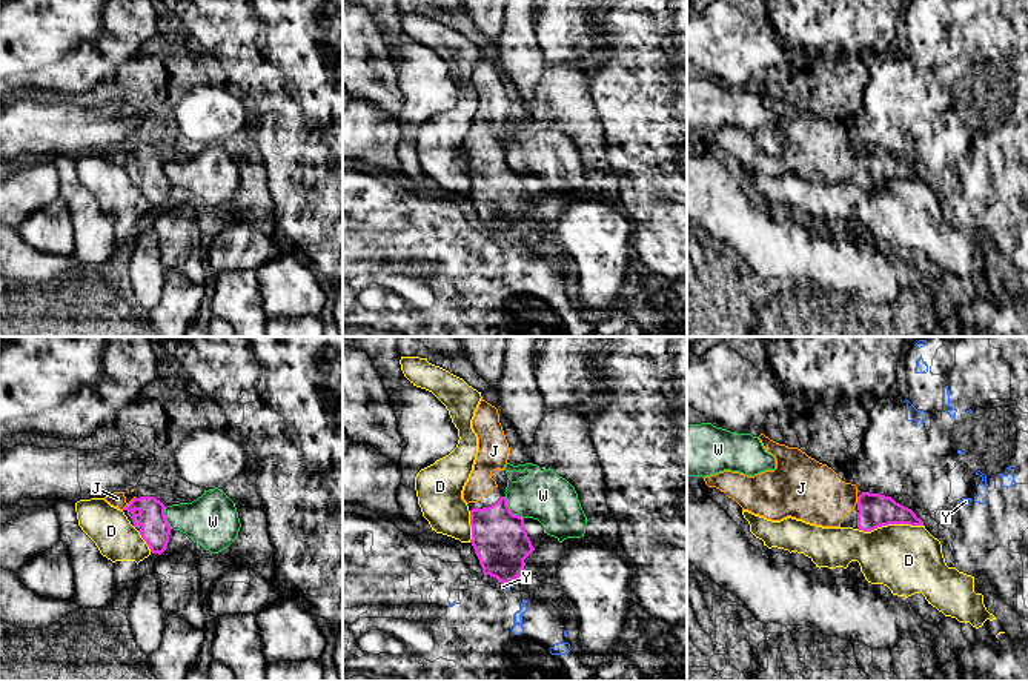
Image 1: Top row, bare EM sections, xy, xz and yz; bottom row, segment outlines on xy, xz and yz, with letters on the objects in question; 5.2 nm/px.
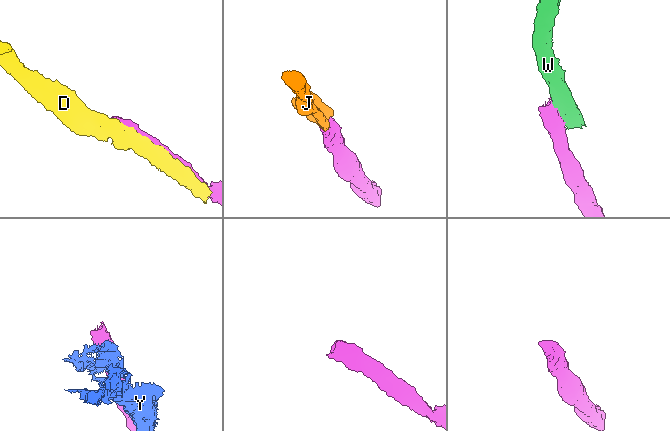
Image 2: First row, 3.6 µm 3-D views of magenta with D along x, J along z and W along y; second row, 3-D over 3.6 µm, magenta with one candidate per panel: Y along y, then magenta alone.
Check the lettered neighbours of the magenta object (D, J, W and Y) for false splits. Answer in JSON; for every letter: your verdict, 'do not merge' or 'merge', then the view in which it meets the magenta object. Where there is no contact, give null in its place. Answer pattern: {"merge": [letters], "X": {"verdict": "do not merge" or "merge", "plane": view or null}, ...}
{"merge": ["J"], "D": {"verdict": "do not merge", "plane": "yz"}, "J": {"verdict": "merge", "plane": "xy"}, "W": {"verdict": "do not merge", "plane": "xz"}, "Y": {"verdict": "do not merge", "plane": "xz"}}

